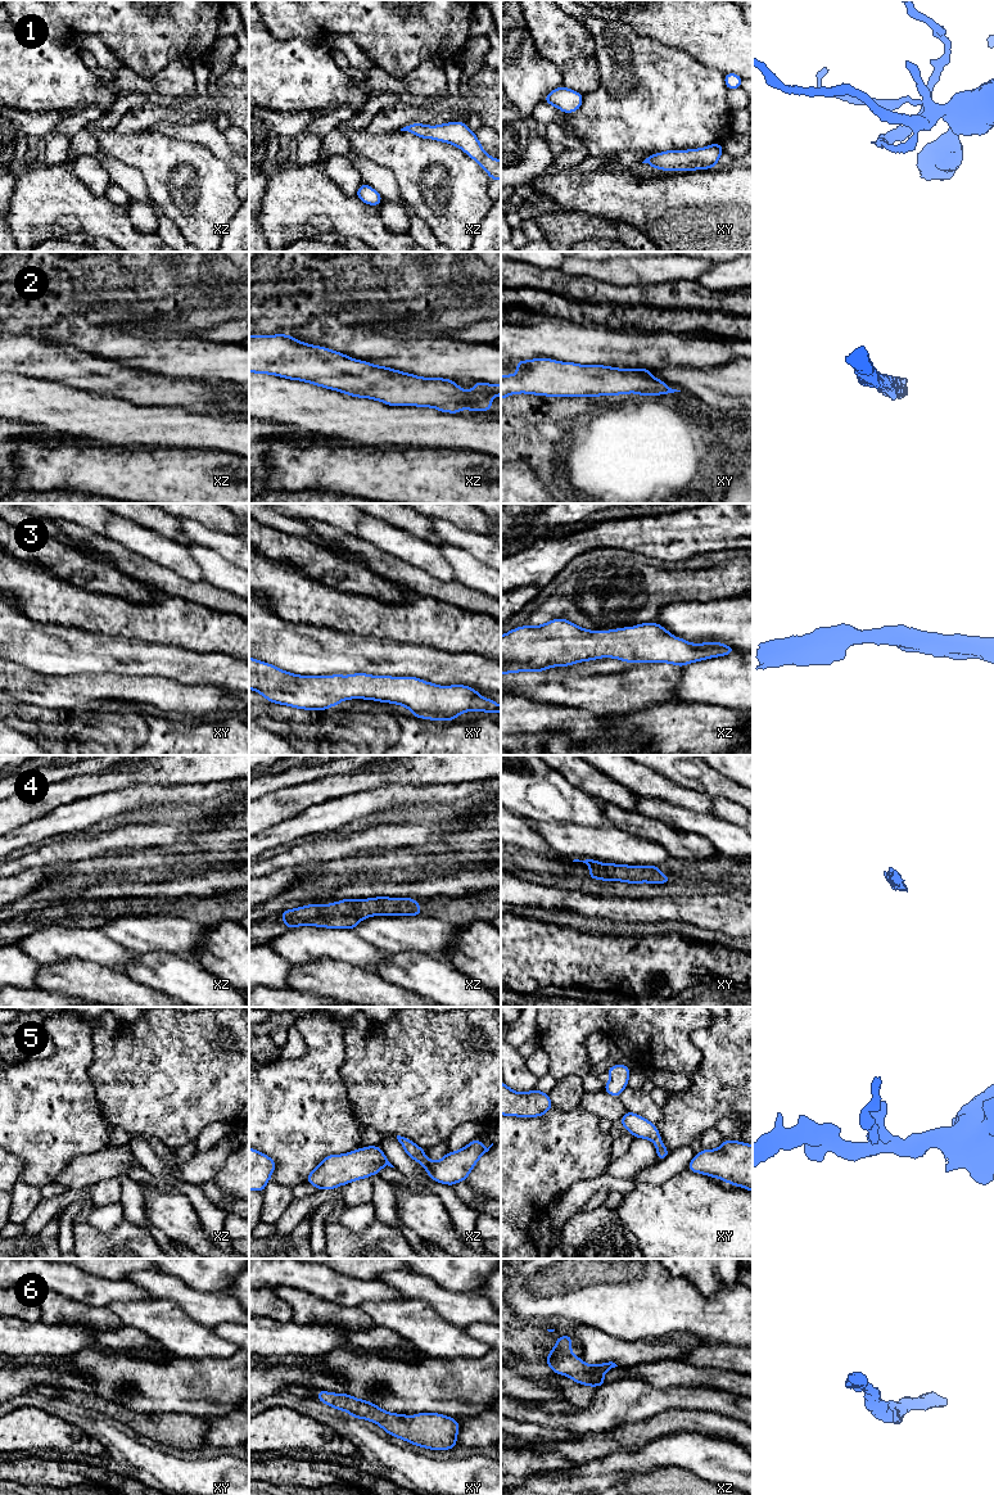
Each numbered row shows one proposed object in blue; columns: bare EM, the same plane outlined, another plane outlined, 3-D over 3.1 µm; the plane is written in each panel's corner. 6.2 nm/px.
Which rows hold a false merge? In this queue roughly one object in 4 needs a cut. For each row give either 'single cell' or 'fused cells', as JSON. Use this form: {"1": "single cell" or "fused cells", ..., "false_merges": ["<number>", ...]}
{"1": "single cell", "2": "single cell", "3": "single cell", "4": "single cell", "5": "single cell", "6": "single cell", "false_merges": []}

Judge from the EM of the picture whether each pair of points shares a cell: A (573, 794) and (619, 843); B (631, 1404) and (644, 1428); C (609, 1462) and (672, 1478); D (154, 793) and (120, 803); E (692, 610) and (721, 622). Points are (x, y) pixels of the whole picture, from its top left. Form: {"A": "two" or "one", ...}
{"A": "two", "B": "two", "C": "two", "D": "one", "E": "one"}

